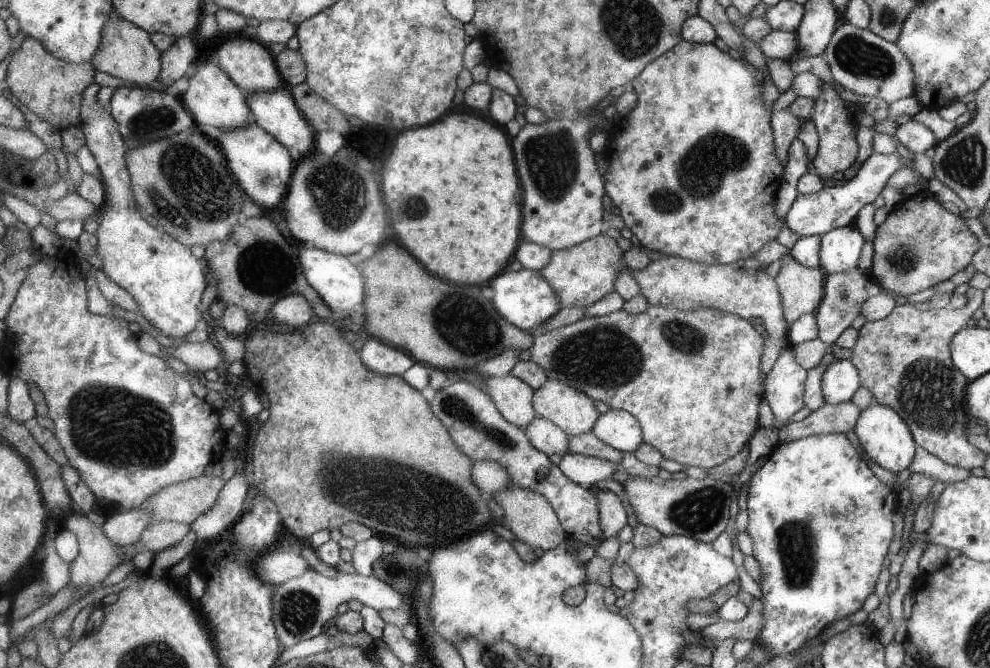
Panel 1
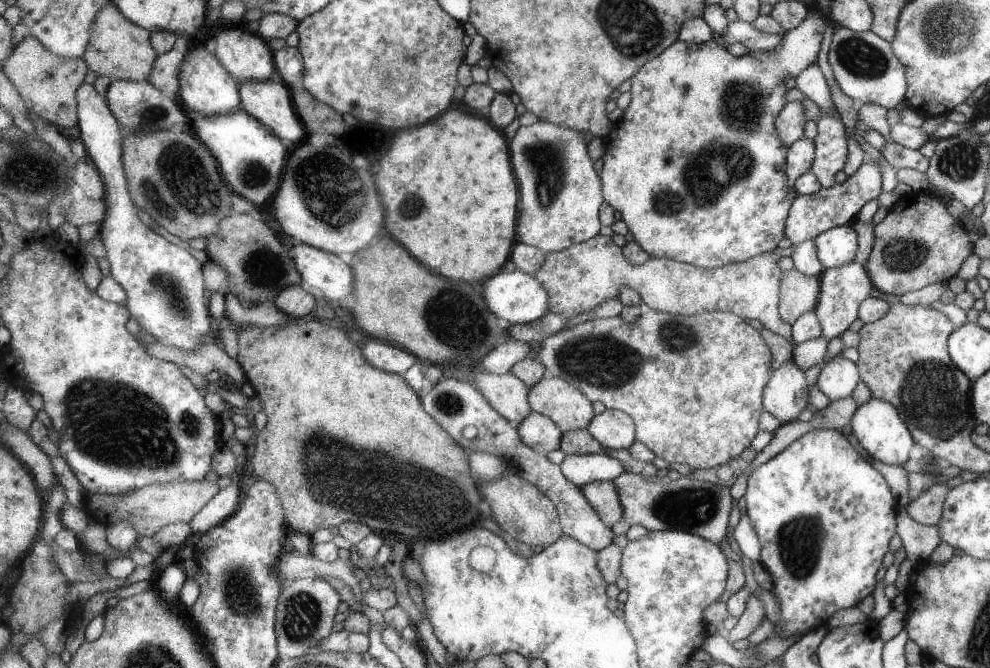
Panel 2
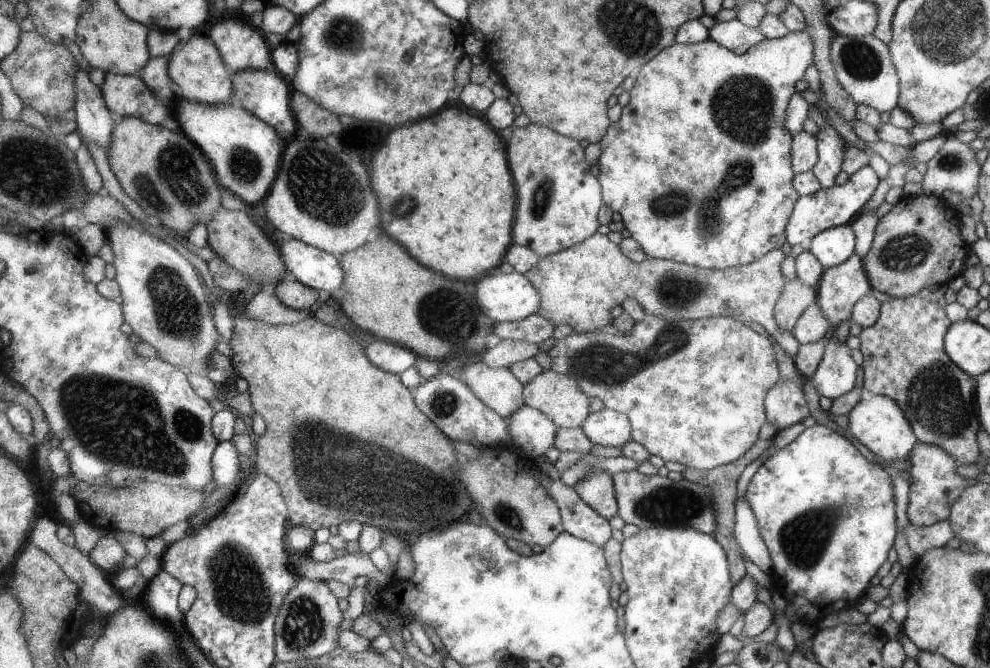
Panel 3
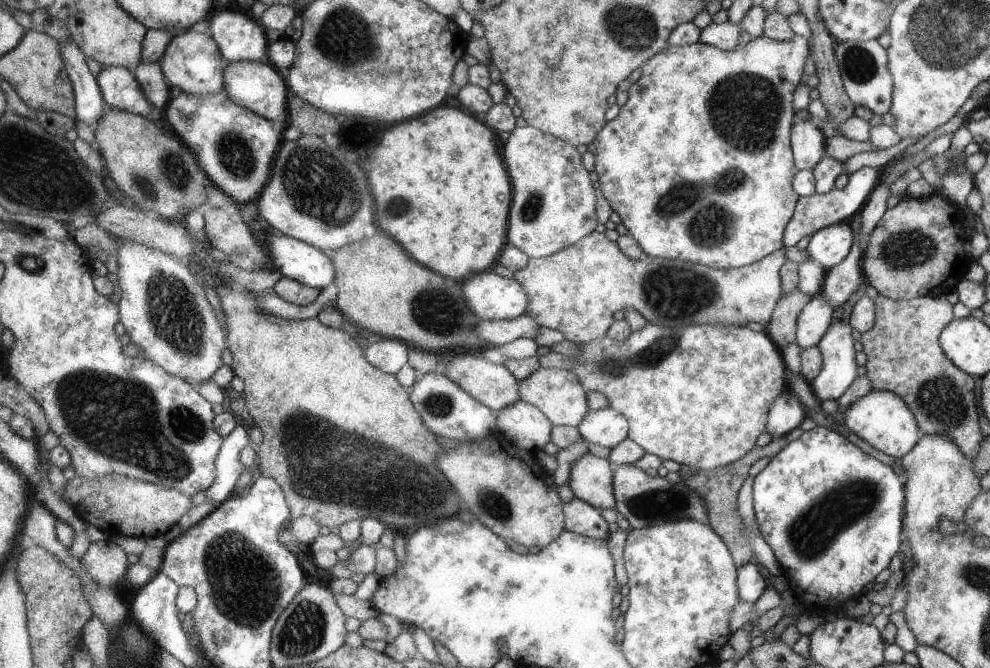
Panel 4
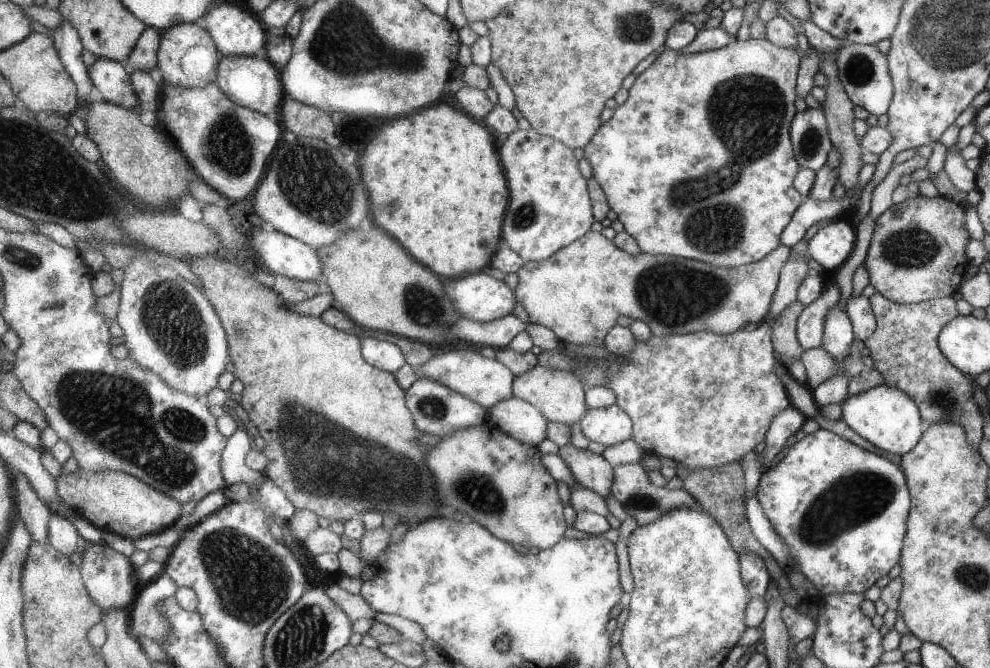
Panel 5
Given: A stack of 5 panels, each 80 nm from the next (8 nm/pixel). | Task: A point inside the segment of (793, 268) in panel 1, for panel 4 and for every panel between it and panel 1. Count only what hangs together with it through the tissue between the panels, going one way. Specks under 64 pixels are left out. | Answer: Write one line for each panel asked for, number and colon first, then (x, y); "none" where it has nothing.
2: (798, 293)
3: (795, 297)
4: (782, 325)

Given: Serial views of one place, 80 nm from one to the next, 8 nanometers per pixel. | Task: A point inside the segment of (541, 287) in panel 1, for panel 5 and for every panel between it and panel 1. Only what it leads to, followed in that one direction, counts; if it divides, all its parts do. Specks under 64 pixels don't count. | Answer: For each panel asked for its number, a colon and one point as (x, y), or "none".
2: (518, 297)
3: (511, 297)
4: (492, 297)
5: (478, 296)

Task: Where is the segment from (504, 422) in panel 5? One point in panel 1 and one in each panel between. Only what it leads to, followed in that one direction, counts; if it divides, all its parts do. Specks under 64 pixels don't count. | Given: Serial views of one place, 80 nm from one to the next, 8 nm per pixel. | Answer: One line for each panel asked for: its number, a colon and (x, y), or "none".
1: (548, 437)
2: (541, 433)
3: (535, 432)
4: (524, 424)

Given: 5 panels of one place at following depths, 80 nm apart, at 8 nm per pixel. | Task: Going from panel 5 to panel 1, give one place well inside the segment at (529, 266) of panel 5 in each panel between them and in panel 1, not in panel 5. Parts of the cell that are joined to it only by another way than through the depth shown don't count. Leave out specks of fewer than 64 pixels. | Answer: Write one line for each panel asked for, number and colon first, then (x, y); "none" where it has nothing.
1: (581, 275)
2: (580, 278)
3: (579, 285)
4: (578, 290)

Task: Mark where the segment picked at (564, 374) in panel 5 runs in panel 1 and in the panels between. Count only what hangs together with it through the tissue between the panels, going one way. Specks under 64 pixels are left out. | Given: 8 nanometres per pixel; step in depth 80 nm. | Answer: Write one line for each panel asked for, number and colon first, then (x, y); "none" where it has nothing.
1: (576, 413)
2: (566, 405)
3: (559, 396)
4: (560, 394)

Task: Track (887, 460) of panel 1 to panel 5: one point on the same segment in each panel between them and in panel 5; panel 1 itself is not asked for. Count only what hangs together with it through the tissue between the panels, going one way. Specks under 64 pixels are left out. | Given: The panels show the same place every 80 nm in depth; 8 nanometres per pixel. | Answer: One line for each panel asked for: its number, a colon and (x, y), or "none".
2: (879, 429)
3: (877, 423)
4: (881, 418)
5: (890, 419)

